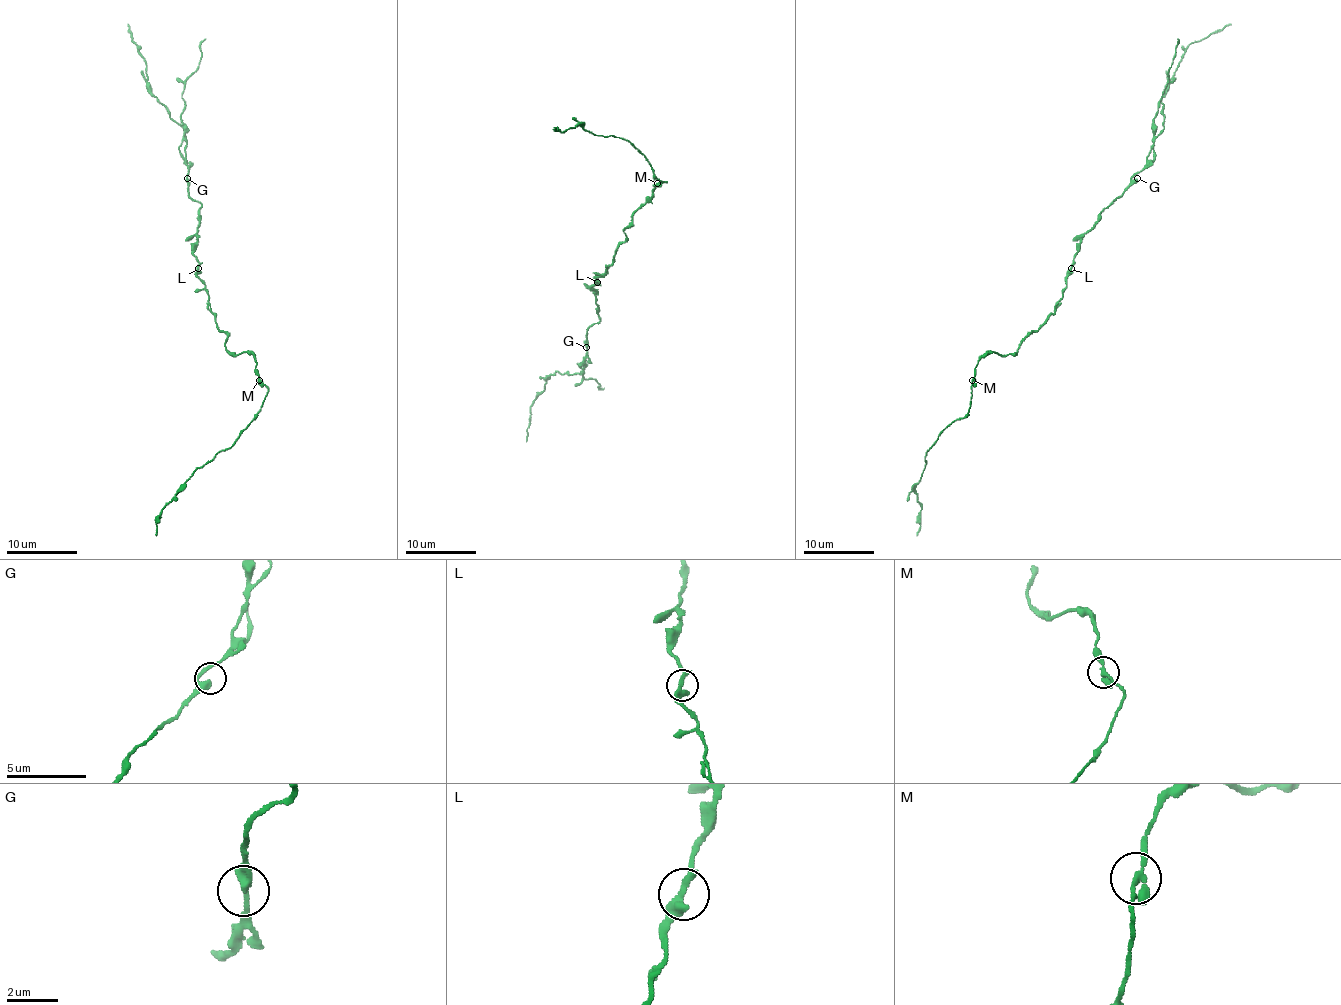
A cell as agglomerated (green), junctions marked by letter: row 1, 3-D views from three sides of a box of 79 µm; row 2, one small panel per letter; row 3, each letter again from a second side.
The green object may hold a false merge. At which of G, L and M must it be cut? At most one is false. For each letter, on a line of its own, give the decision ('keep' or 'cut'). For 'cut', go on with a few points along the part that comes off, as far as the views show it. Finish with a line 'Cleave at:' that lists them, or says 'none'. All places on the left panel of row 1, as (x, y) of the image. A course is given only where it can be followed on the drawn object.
G: keep
L: keep
M: keep
Cleave at: none

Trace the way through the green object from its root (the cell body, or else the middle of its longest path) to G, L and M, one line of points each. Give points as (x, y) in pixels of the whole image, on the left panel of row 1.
G: (209, 300), (205, 283), (198, 276), (194, 254), (198, 210), (202, 205), (187, 194), (187, 178)
L: (209, 300), (209, 291), (198, 276), (198, 268)
M: (209, 300), (216, 325), (226, 334), (226, 350), (233, 355), (249, 352), (256, 362), (255, 373), (258, 380)

